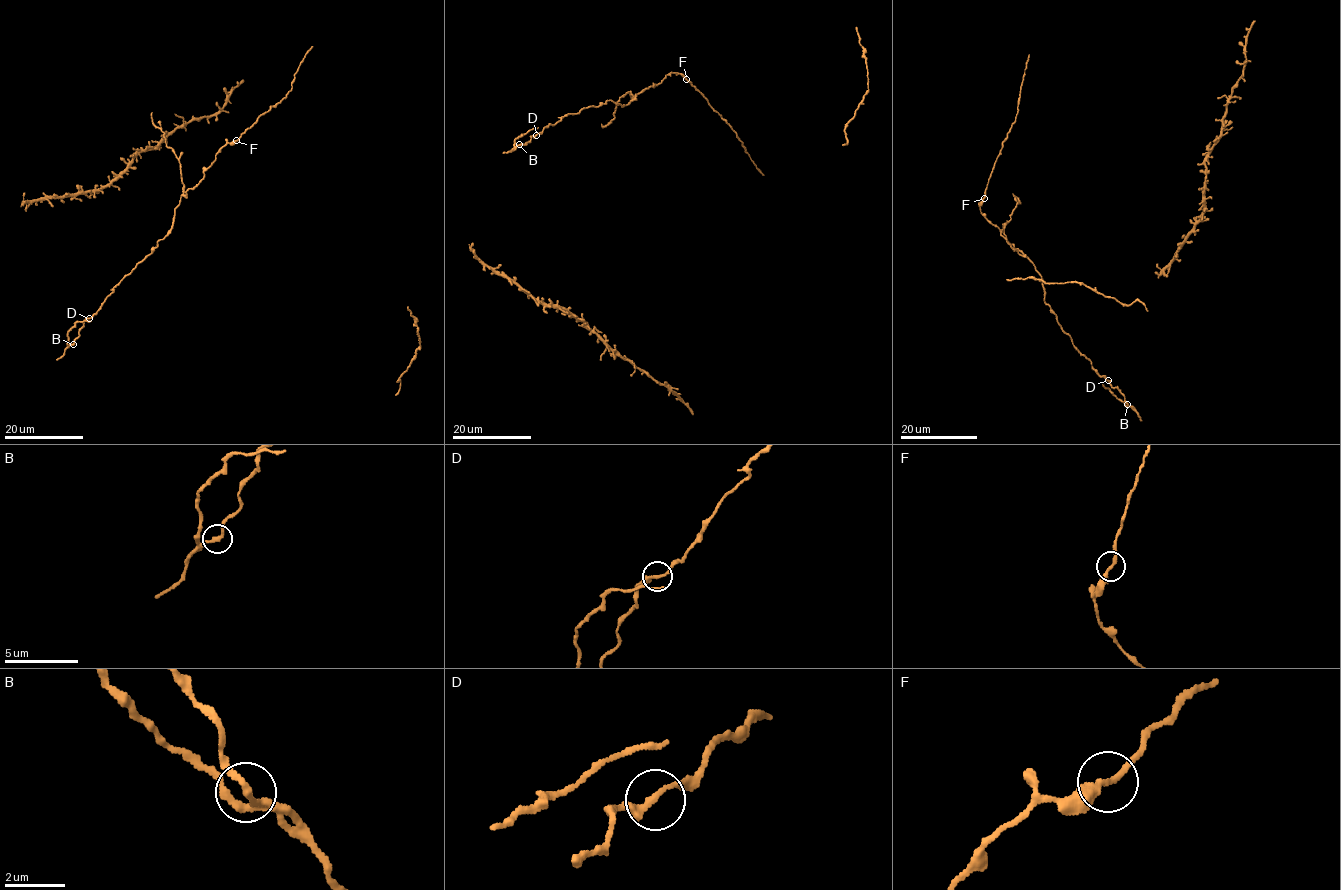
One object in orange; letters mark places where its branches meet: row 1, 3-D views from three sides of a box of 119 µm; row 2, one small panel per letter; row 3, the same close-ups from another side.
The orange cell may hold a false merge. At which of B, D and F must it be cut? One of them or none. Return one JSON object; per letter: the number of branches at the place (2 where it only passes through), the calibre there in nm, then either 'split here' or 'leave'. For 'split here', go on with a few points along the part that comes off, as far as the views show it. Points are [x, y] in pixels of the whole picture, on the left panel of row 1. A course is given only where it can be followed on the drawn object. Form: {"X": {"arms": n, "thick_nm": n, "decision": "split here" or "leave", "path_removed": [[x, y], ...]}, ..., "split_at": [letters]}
{"B": {"arms": 2, "thick_nm": 200, "decision": "leave"}, "D": {"arms": 2, "thick_nm": 240, "decision": "leave"}, "F": {"arms": 2, "thick_nm": 240, "decision": "leave"}, "split_at": []}

